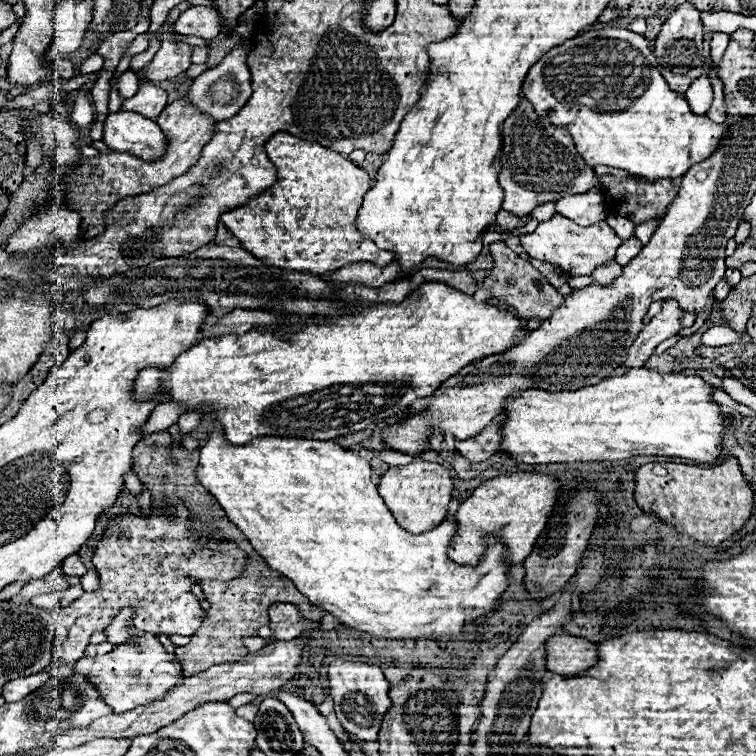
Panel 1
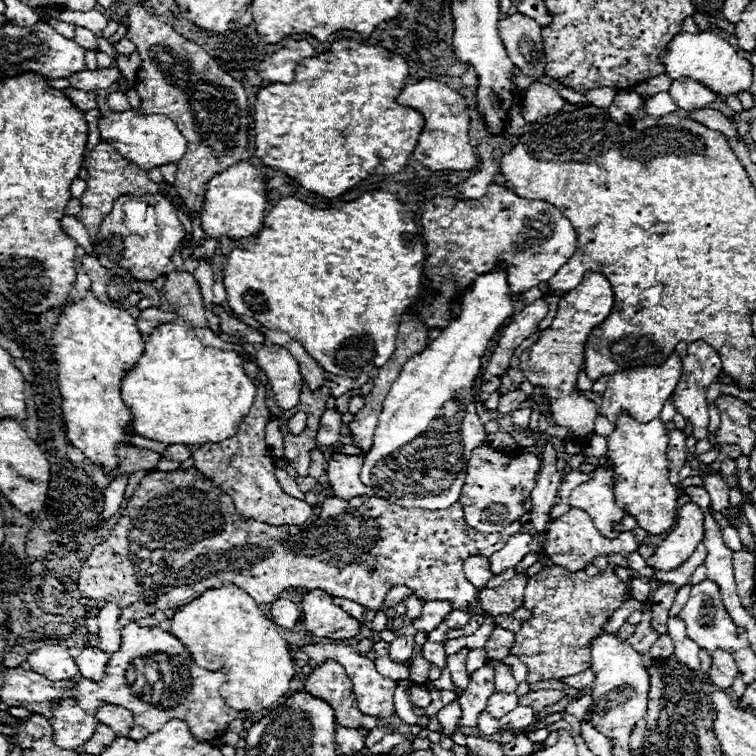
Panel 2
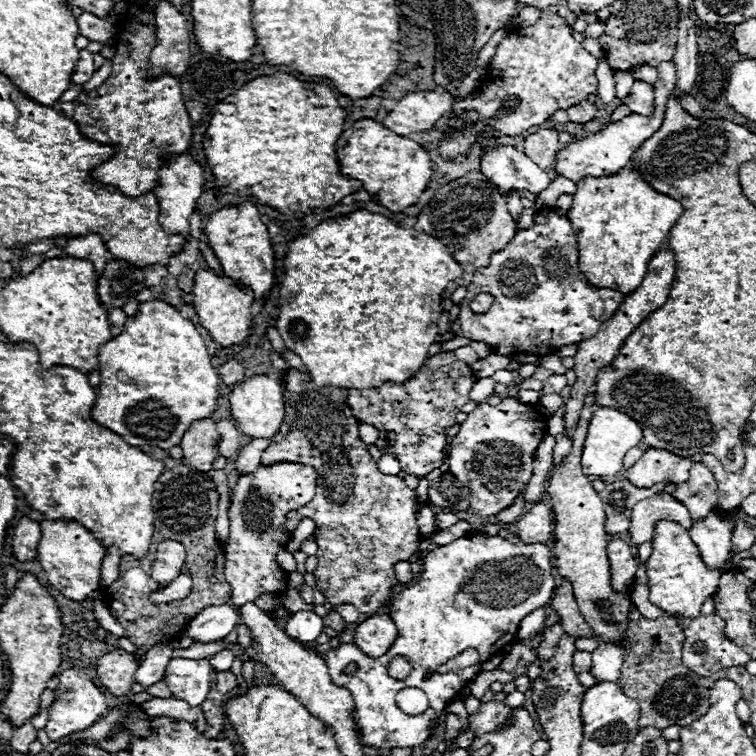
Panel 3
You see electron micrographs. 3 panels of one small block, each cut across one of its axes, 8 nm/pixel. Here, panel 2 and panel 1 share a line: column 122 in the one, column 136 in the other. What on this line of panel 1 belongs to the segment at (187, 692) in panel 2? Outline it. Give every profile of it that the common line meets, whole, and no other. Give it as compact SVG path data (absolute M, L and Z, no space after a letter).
M130 624L130 638L124 644L114 646L112 652L104 656L84 656L74 664L74 674L84 676L90 684L96 686L102 700L112 708L114 714L128 712L138 706L148 706L156 700L162 700L168 690L180 686L184 676L176 658L166 652L154 634L140 632Z

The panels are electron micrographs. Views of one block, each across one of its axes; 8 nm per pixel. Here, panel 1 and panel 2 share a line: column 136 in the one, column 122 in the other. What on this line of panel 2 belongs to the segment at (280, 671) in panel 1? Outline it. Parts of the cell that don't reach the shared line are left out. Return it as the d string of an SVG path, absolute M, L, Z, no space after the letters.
M106 704L106 706L100 706L96 710L96 718L110 726L118 736L128 736L128 732L132 730L134 726L134 720L132 720L132 714L122 708L122 706L112 706L112 704Z

